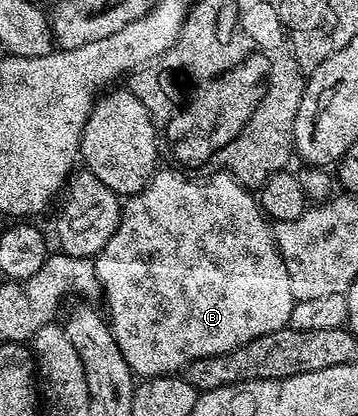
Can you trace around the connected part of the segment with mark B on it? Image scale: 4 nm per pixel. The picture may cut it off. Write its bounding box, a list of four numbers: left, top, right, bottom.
[94,169,296,379]

